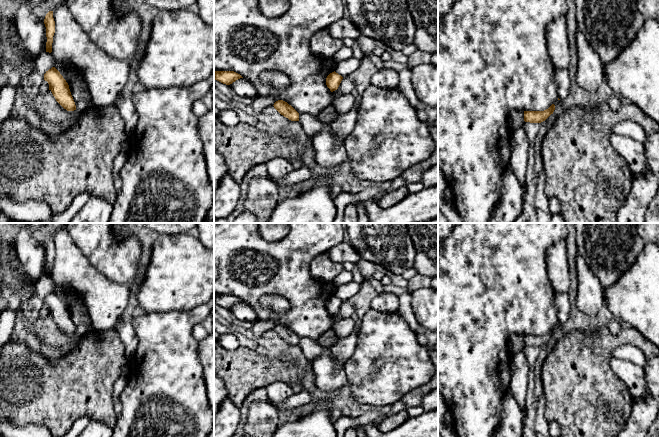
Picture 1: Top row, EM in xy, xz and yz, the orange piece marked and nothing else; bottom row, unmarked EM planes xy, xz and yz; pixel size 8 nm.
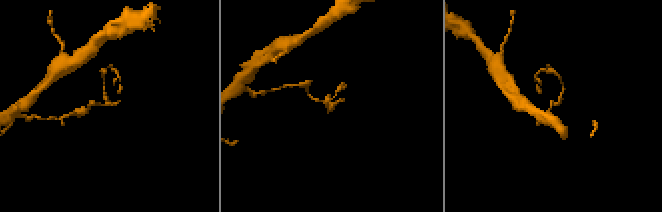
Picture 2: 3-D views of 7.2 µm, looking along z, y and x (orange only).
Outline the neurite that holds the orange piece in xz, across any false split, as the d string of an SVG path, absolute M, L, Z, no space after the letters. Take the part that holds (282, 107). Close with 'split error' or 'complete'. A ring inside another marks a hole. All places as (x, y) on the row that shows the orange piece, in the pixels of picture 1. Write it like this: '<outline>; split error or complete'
M278 100L274 103L274 108L284 117L291 121L299 121L299 113L287 102Z; complete

